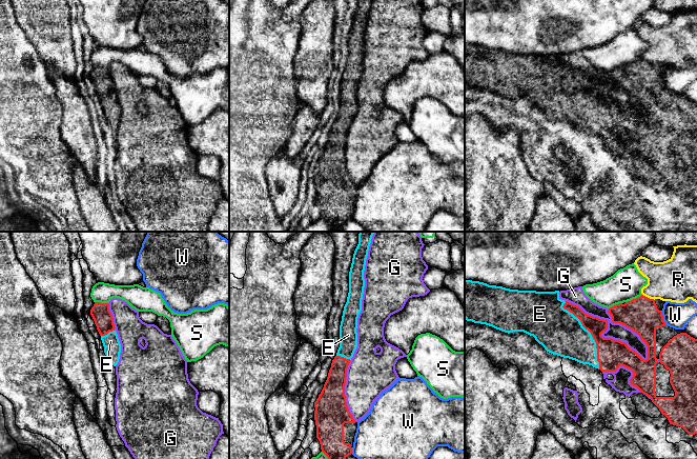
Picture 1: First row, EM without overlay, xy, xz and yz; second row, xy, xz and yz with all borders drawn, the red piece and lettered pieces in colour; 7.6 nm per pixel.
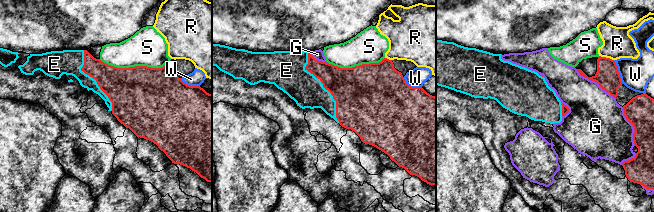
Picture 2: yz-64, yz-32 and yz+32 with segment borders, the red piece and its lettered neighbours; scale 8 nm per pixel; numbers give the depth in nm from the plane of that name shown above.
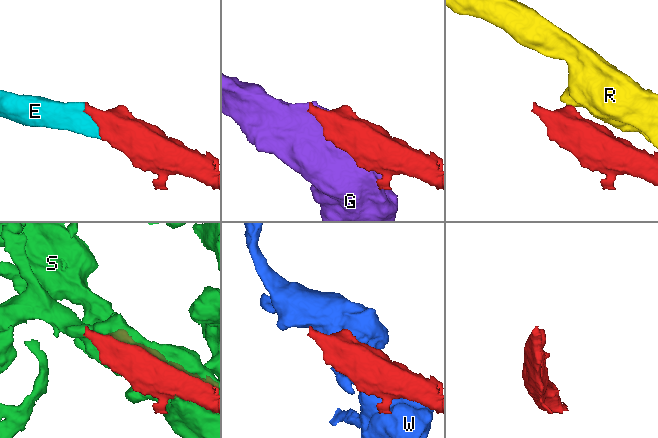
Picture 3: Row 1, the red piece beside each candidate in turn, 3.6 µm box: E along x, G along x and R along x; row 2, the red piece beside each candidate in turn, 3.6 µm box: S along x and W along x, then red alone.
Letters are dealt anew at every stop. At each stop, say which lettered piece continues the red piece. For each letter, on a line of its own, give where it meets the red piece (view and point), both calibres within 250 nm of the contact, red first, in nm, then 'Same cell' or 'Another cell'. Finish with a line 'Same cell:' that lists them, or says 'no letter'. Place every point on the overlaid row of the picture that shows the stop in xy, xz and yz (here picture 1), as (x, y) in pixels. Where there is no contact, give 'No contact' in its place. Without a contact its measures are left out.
E: Touches red at yz (591, 334). Thickness 220 nm (red) against 340 nm. Same cell
G: Touches red at yz (605, 331). Thickness 220 nm (red) against 130 nm. Another cell
R: Touches red at yz (649, 298). Thickness 260 nm (red) against 320 nm. Another cell
S: Touches red at yz (633, 299). Thickness 260 nm (red) against 240 nm. Another cell
W: Touches red at yz (662, 318). Thickness 260 nm (red) against 190 nm. Another cell
Same cell: E

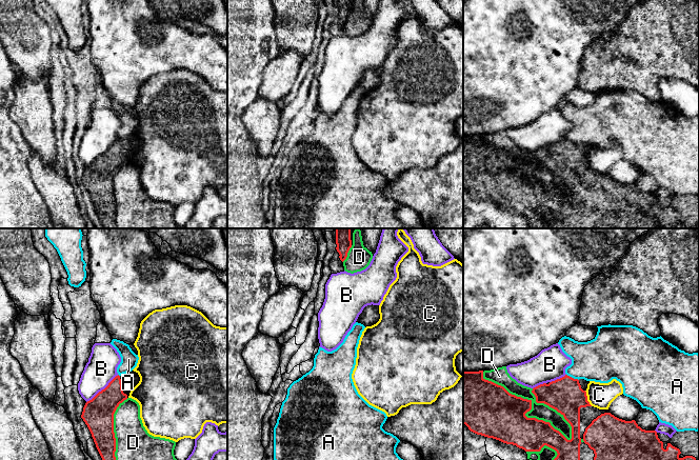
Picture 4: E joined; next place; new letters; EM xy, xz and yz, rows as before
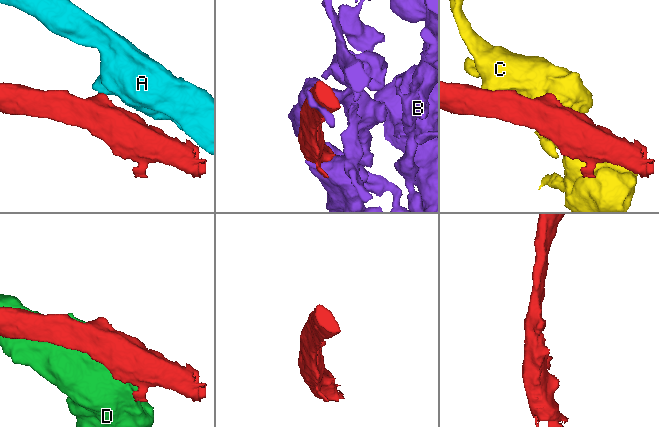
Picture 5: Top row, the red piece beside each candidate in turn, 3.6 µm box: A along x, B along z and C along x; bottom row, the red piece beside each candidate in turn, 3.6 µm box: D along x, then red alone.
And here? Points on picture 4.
A: Touches red at yz (573, 378). Thickness 260 nm (red) against 340 nm. Another cell
B: Touches red at xy (102, 390). Thickness 240 nm (red) against 240 nm. Another cell
C: Touches red at yz (586, 398). Thickness 260 nm (red) against 190 nm. Another cell
D: Touches red at yz (531, 405). Thickness 360 nm (red) against 130 nm. Another cell
Same cell: no letter

